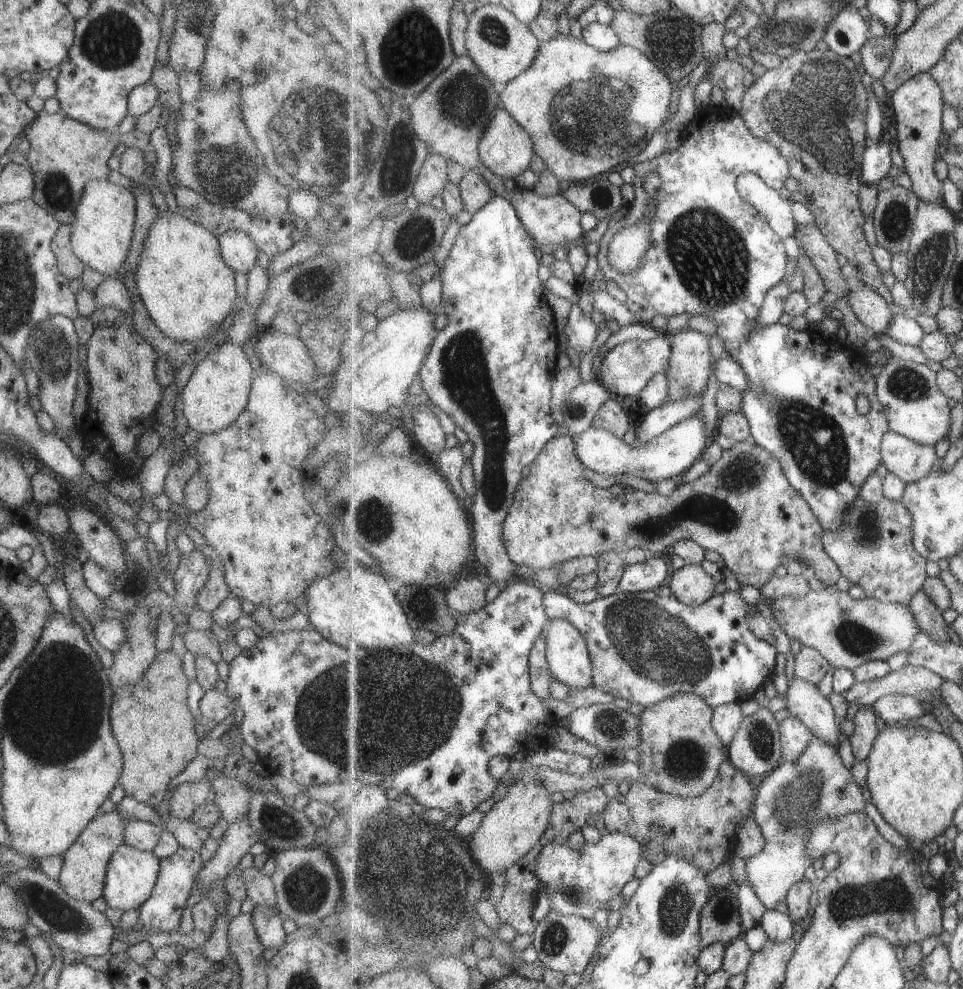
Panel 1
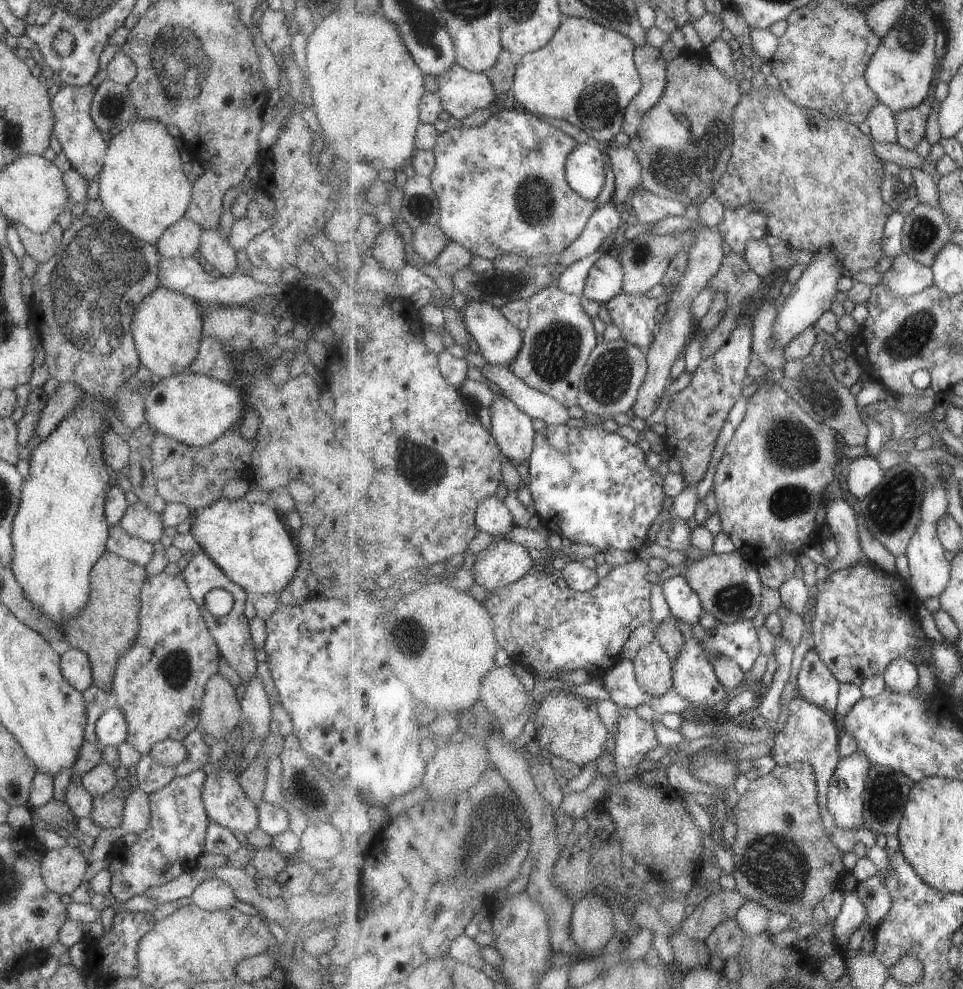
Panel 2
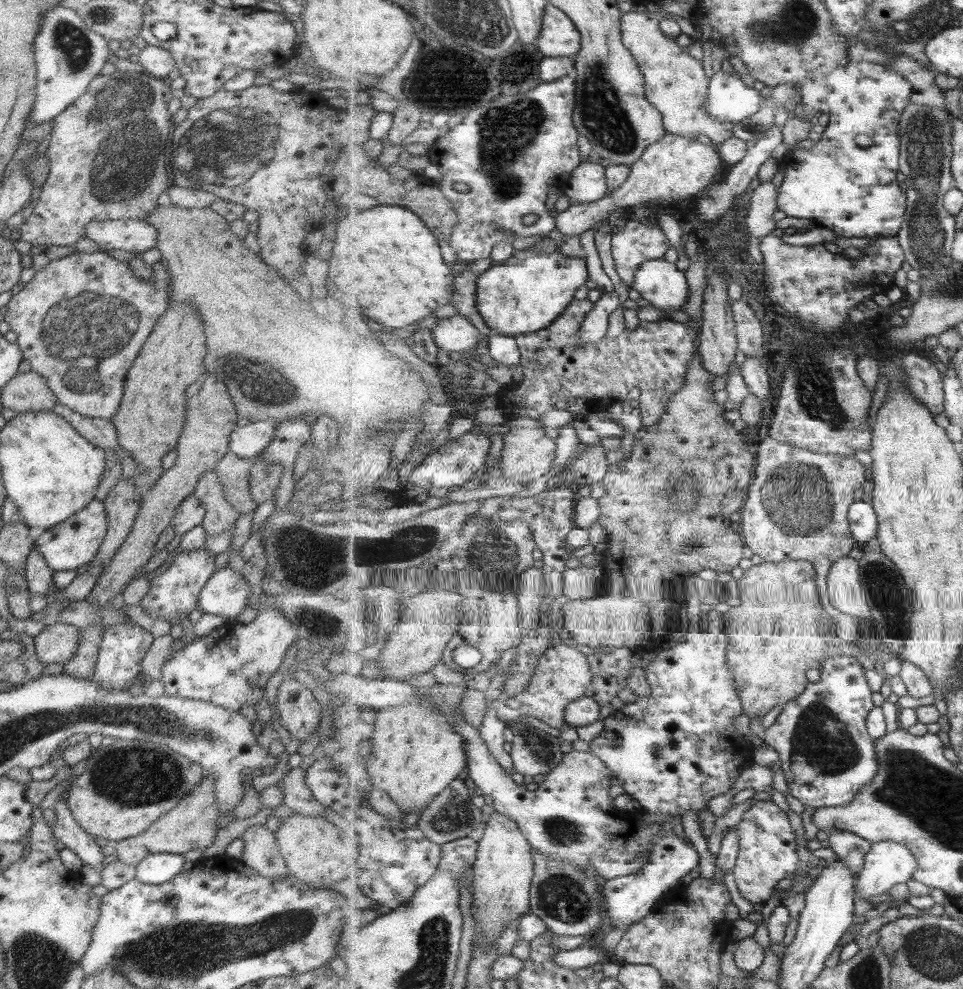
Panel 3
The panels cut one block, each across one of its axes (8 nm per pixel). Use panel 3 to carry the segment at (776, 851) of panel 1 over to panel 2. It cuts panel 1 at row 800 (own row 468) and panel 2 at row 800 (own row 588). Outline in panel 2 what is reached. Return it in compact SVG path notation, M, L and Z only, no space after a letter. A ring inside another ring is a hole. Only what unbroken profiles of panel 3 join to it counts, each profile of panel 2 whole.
M796 695L788 706L788 715L782 731L775 736L771 748L771 756L777 765L785 766L793 762L802 761L814 765L816 770L816 781L818 784L818 801L820 811L825 818L825 826L829 834L842 833L841 829L835 824L833 816L827 808L827 794L829 794L829 780L835 774L839 761L842 759L839 752L840 731L837 730L837 713L829 714L818 704L813 704L806 698Z

